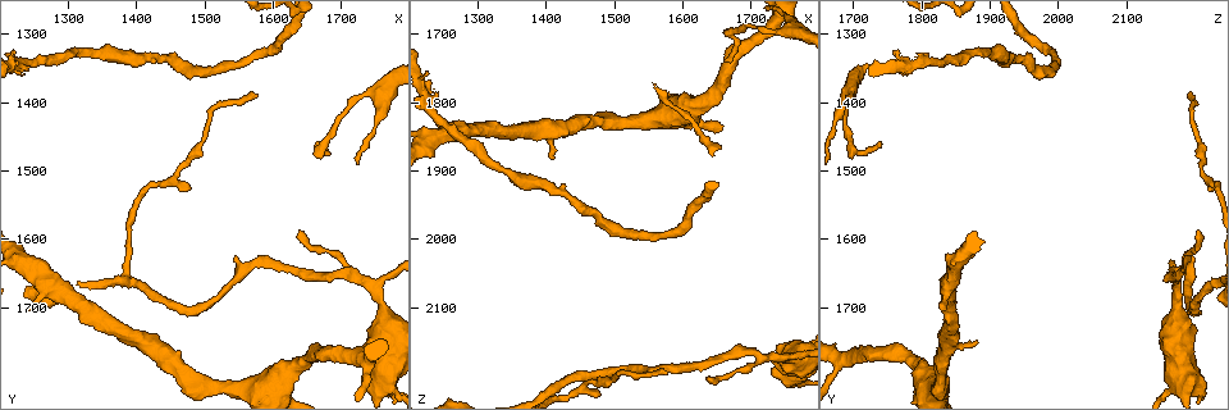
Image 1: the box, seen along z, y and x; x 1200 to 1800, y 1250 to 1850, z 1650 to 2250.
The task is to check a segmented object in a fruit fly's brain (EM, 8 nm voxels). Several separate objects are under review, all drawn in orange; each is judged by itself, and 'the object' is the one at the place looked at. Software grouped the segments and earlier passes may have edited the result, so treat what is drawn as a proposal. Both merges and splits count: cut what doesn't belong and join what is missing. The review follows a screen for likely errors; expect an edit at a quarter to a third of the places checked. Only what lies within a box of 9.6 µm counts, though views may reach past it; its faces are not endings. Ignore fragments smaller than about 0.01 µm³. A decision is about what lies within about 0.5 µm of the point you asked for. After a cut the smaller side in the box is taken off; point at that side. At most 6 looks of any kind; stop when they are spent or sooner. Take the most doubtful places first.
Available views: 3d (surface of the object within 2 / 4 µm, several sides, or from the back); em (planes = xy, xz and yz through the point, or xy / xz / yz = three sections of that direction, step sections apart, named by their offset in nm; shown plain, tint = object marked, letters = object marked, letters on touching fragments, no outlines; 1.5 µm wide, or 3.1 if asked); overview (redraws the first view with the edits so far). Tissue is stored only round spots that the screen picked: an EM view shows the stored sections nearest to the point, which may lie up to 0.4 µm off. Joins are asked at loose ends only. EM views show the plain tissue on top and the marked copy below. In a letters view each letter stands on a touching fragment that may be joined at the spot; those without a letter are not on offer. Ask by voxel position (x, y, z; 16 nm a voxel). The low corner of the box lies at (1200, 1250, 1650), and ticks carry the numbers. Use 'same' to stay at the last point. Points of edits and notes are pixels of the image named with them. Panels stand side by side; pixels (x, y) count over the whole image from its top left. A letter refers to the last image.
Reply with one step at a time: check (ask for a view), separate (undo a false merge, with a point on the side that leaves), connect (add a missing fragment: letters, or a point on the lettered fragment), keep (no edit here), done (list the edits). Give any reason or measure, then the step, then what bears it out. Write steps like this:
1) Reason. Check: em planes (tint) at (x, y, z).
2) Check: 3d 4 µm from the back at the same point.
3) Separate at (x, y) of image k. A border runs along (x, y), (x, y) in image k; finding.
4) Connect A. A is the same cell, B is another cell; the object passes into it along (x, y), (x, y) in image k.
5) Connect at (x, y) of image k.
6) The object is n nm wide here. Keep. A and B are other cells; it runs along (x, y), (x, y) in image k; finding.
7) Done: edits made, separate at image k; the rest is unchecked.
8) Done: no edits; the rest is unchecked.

Branch stops here. Check: 3d 2 µm at (1580, 1395, 2195).

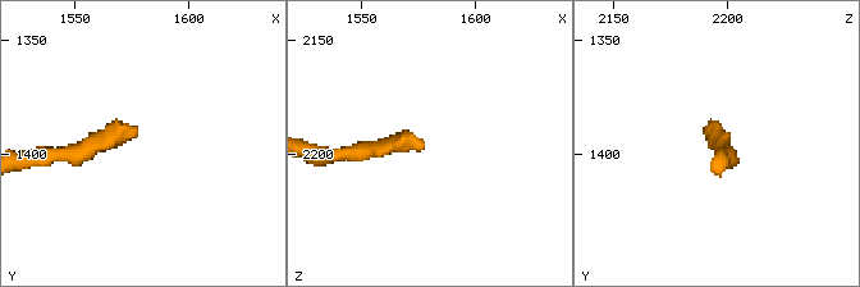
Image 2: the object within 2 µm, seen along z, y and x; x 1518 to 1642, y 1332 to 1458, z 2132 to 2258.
Shape alone is not enough. Check: em planes (letters) at (1576, 1392, 2197).

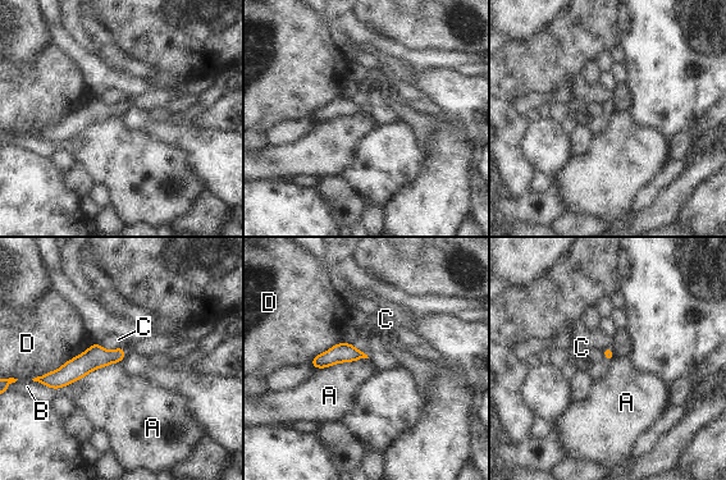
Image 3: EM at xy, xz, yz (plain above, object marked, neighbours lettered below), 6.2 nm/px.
Keep. A, B, C and D are other cells; it runs along (120, 351), (46, 379) in image 3; no lettered fragment goes on from it.

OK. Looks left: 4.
Free end. Check: 3d 2 µm at (1645, 1590, 2200).

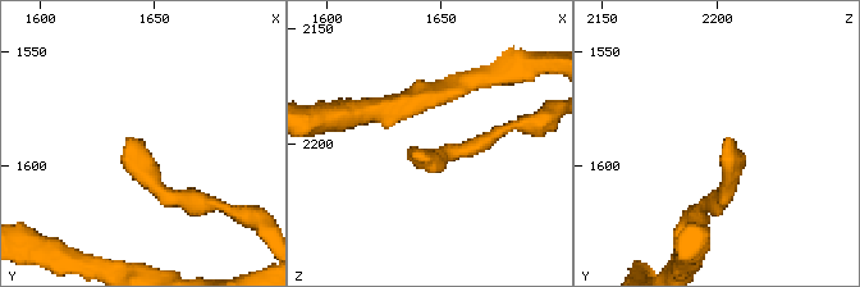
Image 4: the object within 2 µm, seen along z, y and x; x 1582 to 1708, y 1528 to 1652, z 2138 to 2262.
Shape alone is not enough. Check: em planes (letters) at (1639, 1588, 2202).

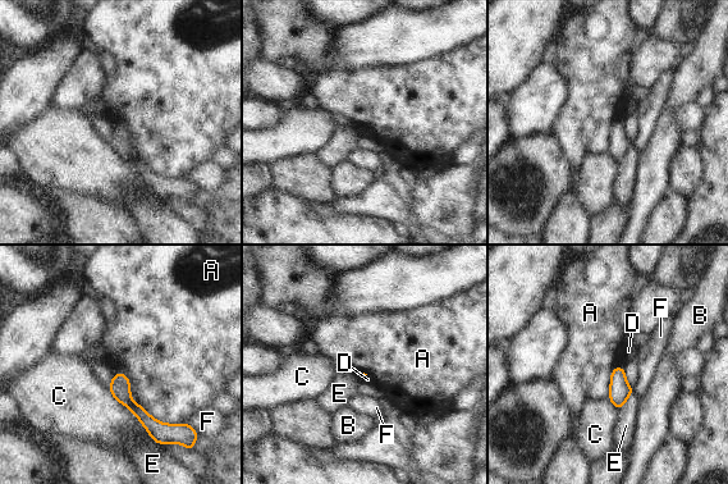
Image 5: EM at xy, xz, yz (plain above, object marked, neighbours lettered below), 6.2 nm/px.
Keep. A, B, C, D, E and F are other cells; a border runs along (113, 375), (183, 423) in image 5; no lettered fragment goes on from it.

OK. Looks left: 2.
Sharp bend. Check: em yz step 4 (tint) at (1670, 1465, 1695).

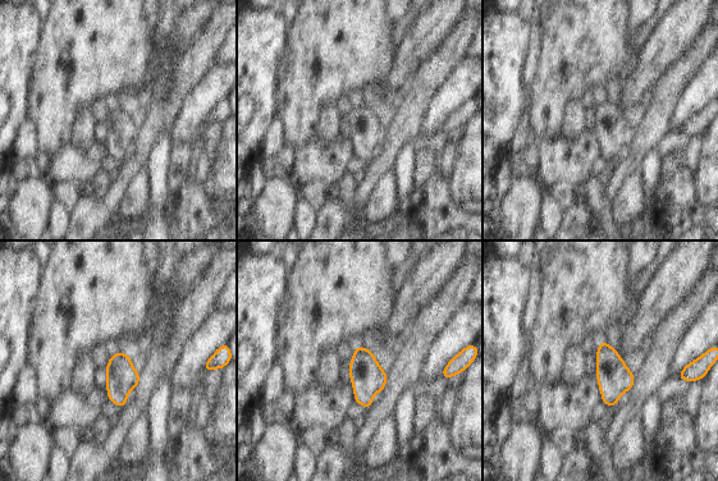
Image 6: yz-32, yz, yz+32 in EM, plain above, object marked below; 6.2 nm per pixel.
Check: em planes (letters) at the same point.

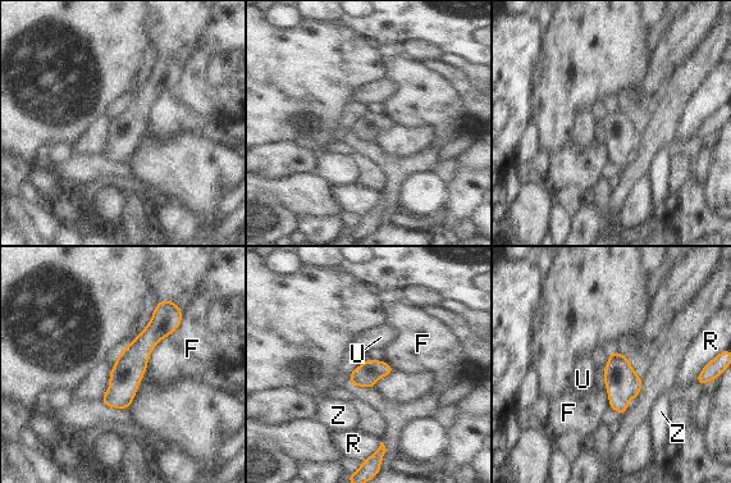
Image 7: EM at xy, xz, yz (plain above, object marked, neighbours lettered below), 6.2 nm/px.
Keep. F, R, U and Z are other cells; a border runs along (182, 311), (137, 387) in image 7; continuous, no second neuron.

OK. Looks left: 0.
Done: no edits; the rest is unchecked.

